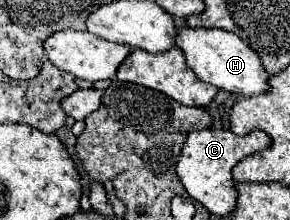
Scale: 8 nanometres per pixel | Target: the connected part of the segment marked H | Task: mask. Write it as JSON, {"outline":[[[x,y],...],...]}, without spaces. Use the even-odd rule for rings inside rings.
{"outline":[[[182,28],[176,36],[176,46],[184,52],[188,66],[194,70],[194,74],[208,84],[218,86],[220,90],[240,94],[240,96],[256,96],[266,94],[270,90],[270,74],[266,72],[260,56],[244,44],[236,34],[230,34],[226,30],[194,30],[194,28]]]}

